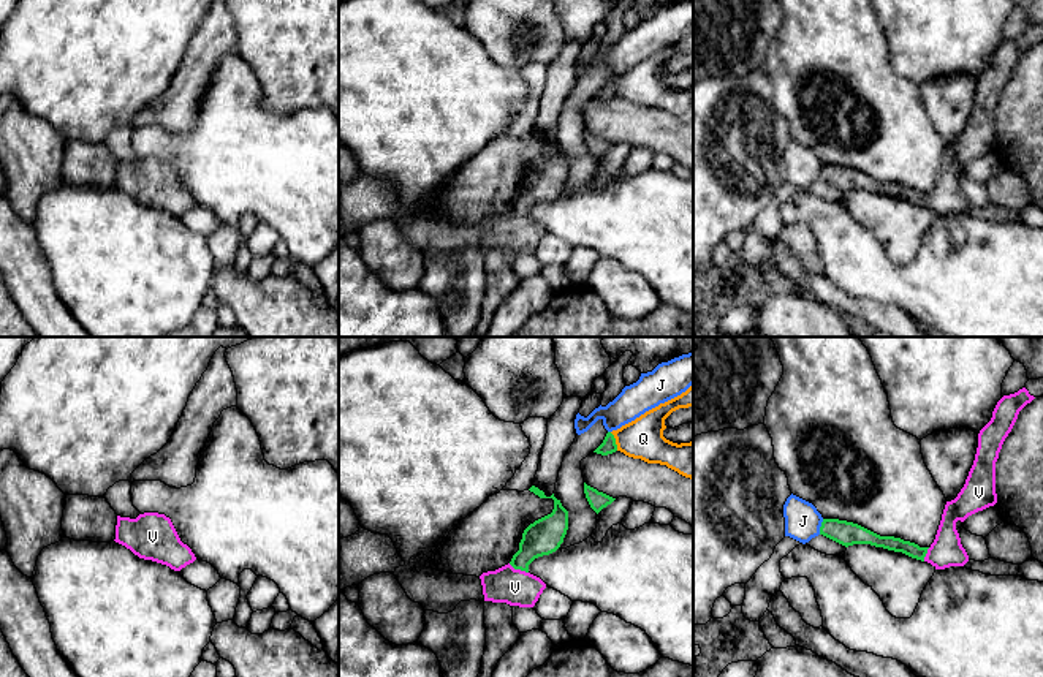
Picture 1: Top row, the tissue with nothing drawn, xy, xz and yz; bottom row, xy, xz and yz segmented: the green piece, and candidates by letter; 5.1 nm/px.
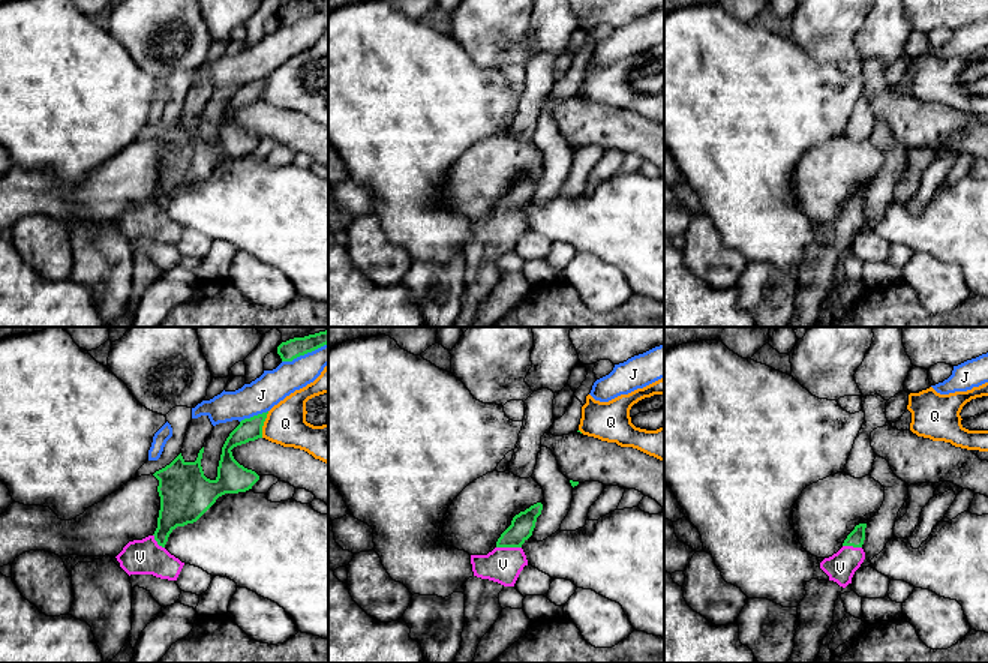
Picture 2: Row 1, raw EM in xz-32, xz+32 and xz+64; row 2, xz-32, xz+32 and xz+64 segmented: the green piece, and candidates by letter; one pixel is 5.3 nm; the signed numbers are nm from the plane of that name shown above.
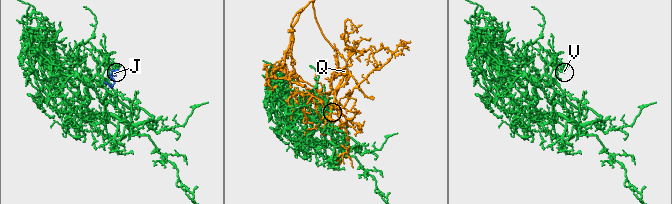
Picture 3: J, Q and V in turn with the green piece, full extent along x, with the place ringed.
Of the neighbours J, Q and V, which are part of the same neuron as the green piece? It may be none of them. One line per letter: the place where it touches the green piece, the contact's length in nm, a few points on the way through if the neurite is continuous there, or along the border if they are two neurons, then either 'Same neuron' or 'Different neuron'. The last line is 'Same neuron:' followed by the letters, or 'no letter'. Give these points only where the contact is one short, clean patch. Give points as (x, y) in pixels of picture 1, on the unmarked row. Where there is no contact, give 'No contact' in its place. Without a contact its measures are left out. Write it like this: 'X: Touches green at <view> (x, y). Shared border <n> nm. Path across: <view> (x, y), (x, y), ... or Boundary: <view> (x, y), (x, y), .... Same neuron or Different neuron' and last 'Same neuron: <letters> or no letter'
J: Touches green at yz (820, 173). Shared border 80 nm. Different neuron
Q: Touches green at xz (614, 87). Shared border 100 nm. Different neuron
V: Touches green at xz (518, 214). Shared border 120 nm. Path across: xz (543, 182), (526, 200), (518, 214), (515, 233). Same neuron
Same neuron: V

